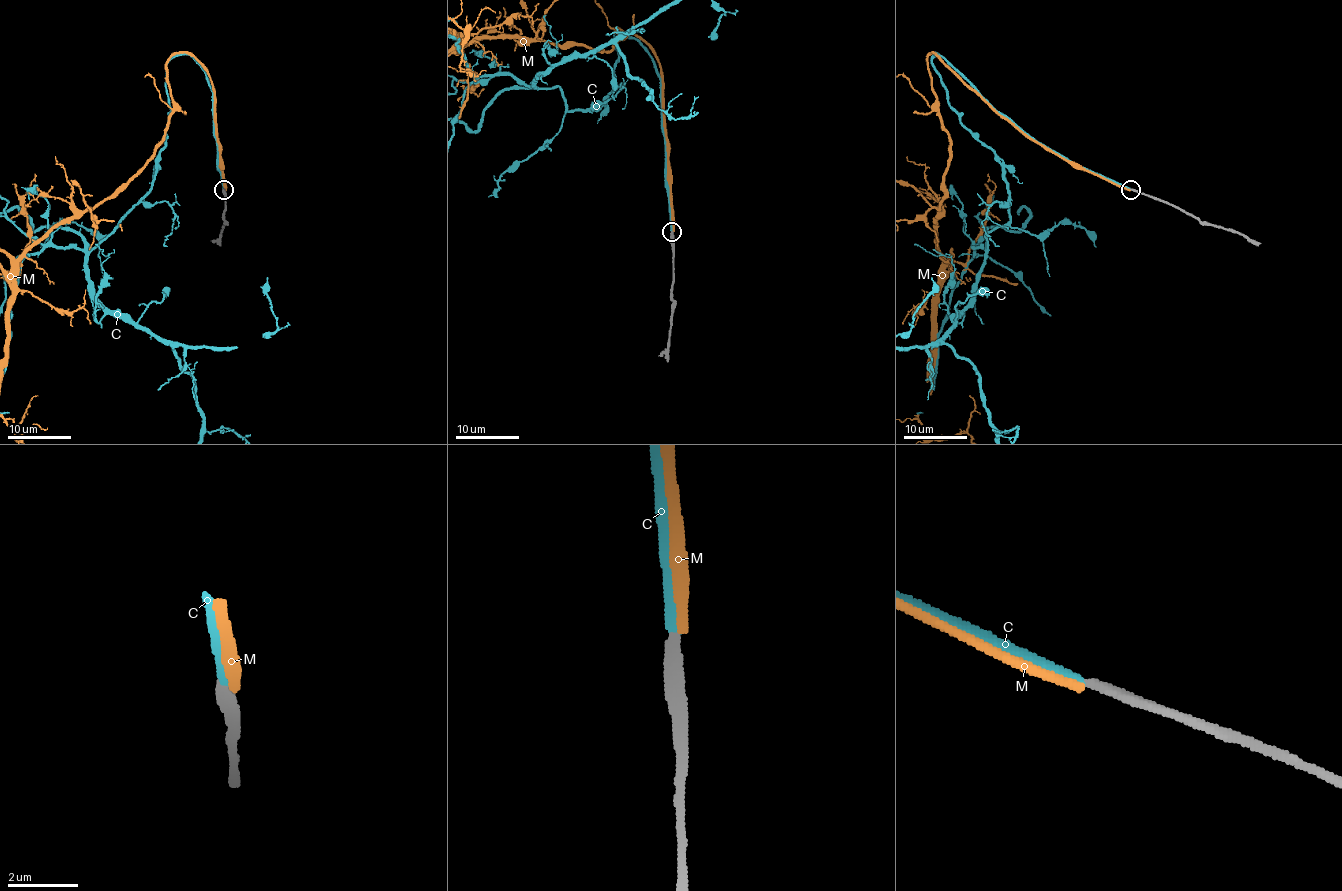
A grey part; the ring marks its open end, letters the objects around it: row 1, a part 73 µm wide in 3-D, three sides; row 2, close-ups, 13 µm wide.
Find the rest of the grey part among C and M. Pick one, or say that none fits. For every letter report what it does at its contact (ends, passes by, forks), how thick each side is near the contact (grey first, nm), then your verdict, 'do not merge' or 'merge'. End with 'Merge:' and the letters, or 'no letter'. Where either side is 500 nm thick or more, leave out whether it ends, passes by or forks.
C: it ends; calibres 320 and 280 nm; merge
M: it ends; calibres 300 and 280 nm; do not merge
Merge: C

